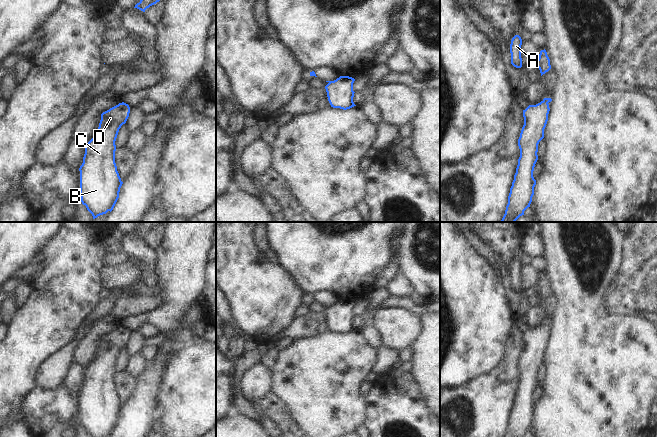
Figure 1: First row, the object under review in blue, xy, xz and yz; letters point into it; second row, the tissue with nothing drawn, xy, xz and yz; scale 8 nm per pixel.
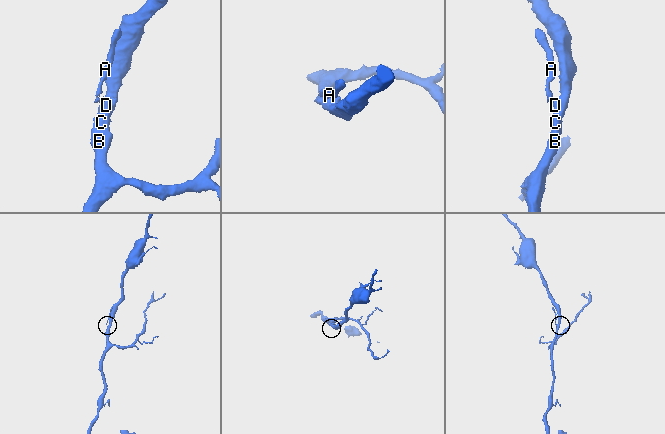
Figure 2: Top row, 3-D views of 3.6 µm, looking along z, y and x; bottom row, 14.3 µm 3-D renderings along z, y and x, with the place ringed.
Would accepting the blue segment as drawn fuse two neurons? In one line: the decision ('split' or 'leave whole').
split

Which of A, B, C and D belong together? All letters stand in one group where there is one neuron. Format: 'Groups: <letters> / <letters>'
Groups: A / B C D.

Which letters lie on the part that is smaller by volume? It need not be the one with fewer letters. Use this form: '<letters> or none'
A.

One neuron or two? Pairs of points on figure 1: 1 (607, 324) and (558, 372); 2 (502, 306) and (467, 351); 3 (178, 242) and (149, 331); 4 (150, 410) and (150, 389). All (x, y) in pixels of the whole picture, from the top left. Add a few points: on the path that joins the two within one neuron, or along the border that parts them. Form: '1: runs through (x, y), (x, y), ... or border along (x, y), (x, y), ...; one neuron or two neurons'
1: runs through (595, 336), (570, 361); one neuron
2: runs through (491, 317), (468, 340); one neuron
3: border along (139, 327), (145, 324), (152, 324), (161, 332); two neurons
4: runs through (150, 405), (150, 394); one neuron

